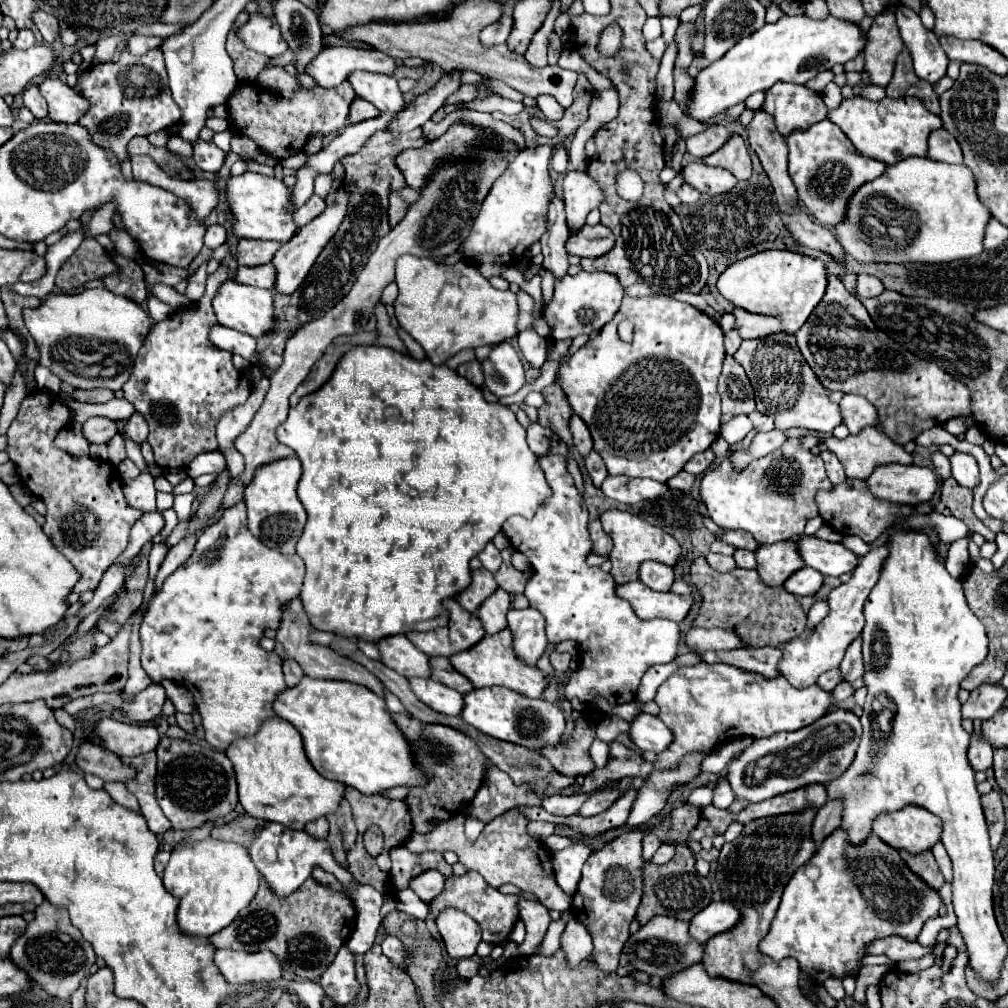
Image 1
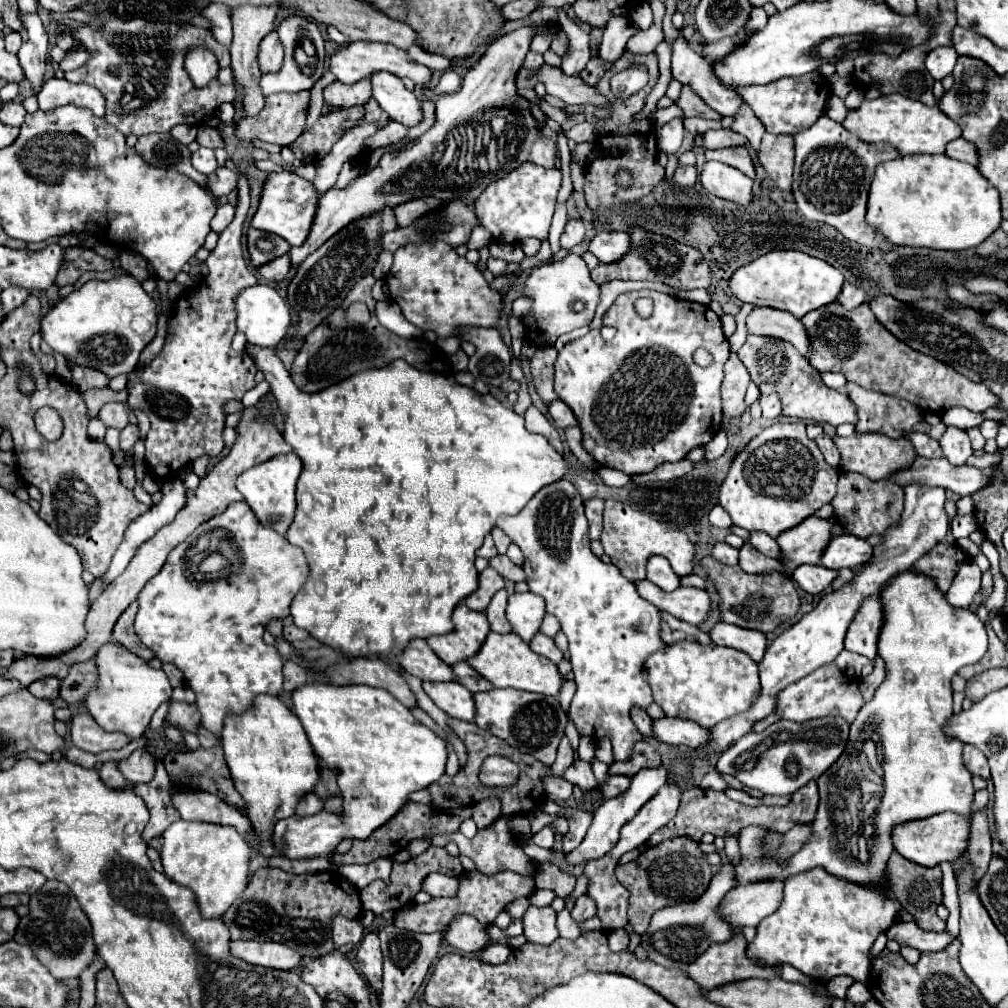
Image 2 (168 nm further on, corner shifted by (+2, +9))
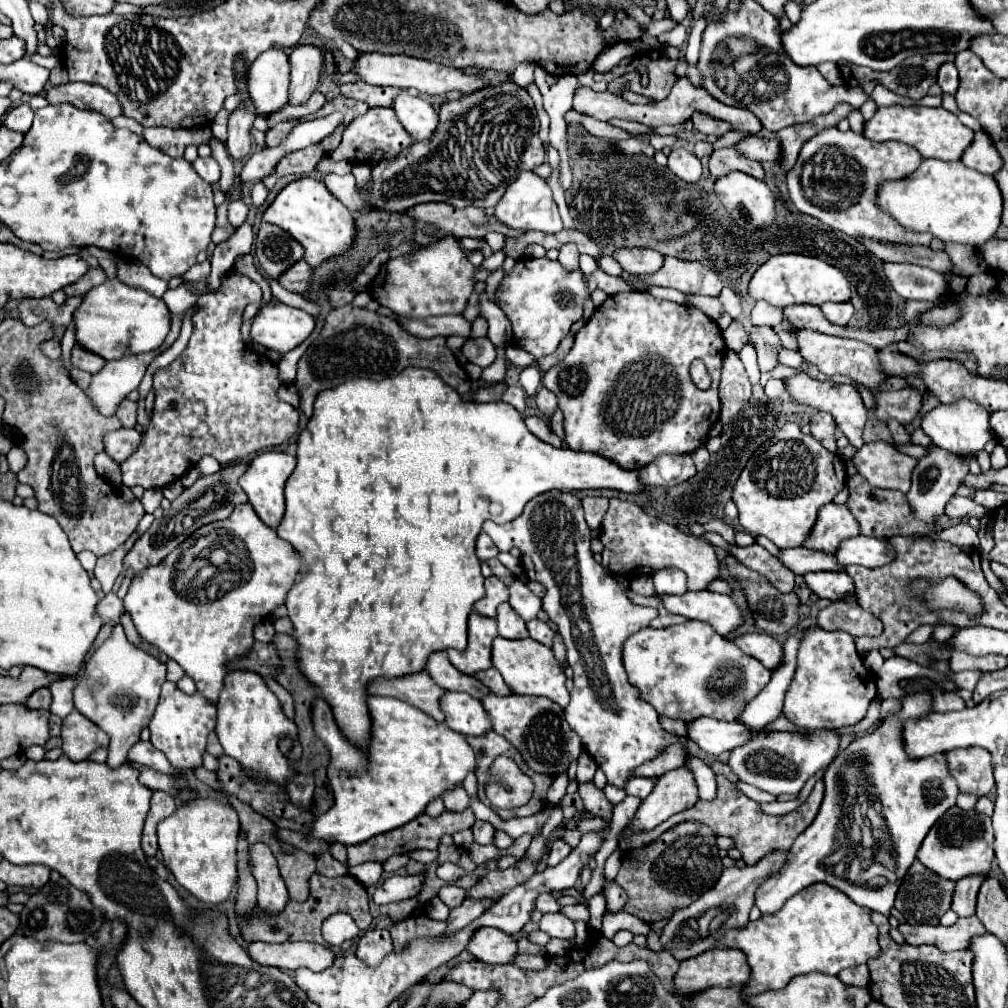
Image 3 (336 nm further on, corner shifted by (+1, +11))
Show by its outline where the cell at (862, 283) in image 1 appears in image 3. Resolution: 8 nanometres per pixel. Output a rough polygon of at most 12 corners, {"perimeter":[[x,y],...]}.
{"perimeter":[[823,303],[823,317],[847,325],[853,317],[851,303]]}

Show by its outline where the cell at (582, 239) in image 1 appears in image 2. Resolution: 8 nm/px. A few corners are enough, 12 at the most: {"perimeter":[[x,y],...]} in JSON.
{"perimeter":[[600,231],[588,251],[600,263],[620,259],[630,245],[622,231]]}

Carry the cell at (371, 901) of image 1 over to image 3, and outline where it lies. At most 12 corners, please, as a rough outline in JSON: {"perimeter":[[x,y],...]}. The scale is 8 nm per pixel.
{"perimeter":[[361,863],[349,873],[365,887],[381,879],[381,863]]}

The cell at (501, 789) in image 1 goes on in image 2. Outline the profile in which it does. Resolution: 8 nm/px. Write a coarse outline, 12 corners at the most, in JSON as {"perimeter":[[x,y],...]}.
{"perimeter":[[498,797],[472,805],[472,819],[480,829],[500,815]]}

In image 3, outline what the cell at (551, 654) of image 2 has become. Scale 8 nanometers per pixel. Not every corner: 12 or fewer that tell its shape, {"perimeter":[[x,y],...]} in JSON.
{"perimeter":[[539,619],[527,623],[535,641],[551,647],[553,631]]}

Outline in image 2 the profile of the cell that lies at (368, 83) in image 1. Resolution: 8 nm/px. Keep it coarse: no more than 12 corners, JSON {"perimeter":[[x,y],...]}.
{"perimeter":[[388,71],[370,75],[372,97],[404,125],[422,121],[420,101]]}

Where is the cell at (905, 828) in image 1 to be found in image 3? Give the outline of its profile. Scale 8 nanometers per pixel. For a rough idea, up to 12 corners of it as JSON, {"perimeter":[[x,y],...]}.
{"perimeter":[[951,807],[917,859],[959,881],[993,869],[991,817]]}

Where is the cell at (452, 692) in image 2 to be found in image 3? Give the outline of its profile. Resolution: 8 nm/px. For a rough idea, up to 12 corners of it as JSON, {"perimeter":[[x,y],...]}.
{"perimeter":[[467,693],[443,697],[445,723],[461,735],[485,735],[491,719]]}

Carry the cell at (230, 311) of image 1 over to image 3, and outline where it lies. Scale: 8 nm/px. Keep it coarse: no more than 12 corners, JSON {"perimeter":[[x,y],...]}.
{"perimeter":[[261,305],[251,337],[289,353],[315,329],[315,319],[289,305]]}

